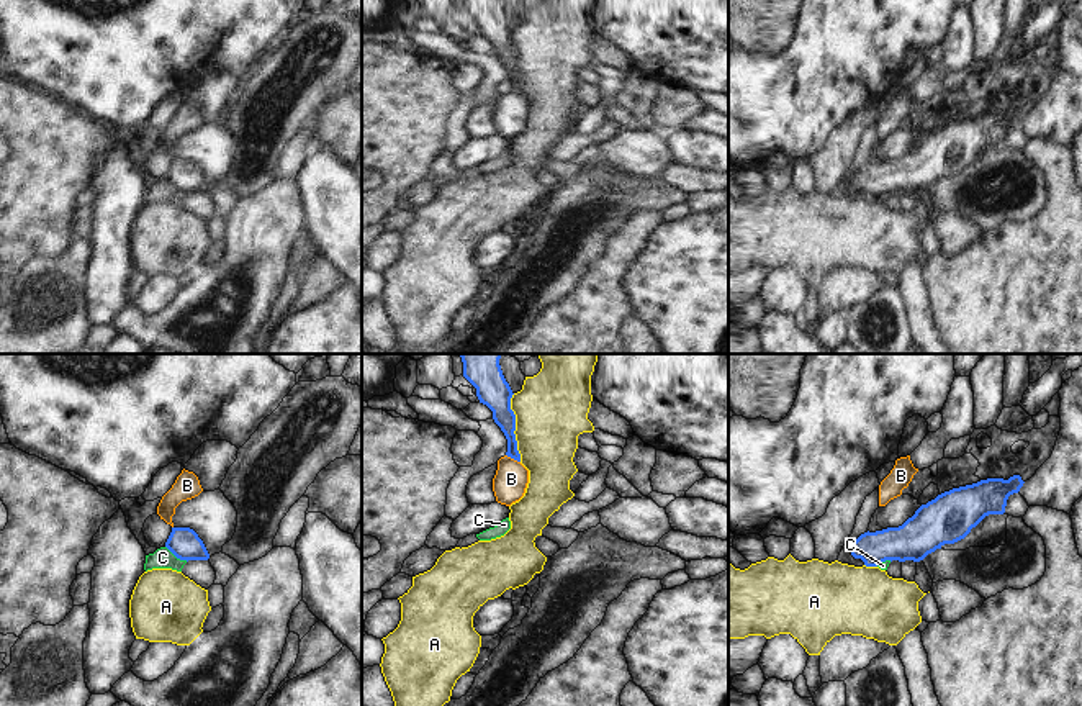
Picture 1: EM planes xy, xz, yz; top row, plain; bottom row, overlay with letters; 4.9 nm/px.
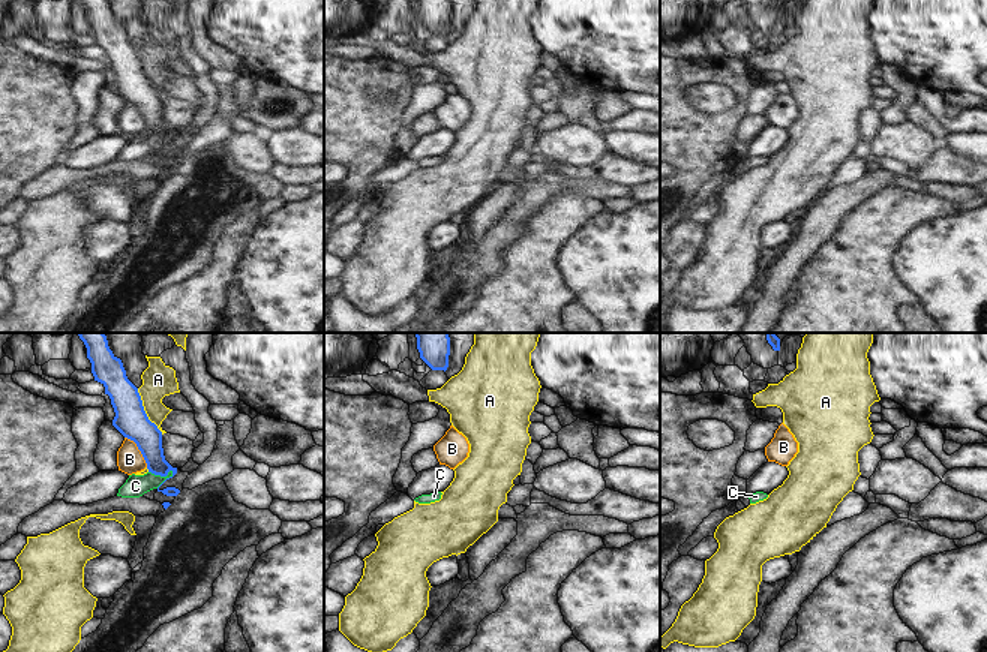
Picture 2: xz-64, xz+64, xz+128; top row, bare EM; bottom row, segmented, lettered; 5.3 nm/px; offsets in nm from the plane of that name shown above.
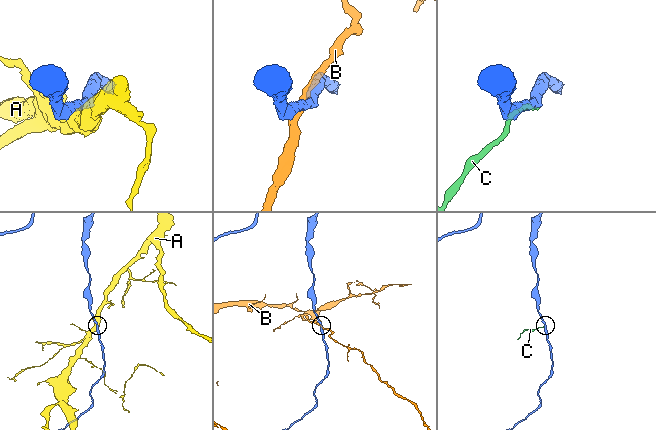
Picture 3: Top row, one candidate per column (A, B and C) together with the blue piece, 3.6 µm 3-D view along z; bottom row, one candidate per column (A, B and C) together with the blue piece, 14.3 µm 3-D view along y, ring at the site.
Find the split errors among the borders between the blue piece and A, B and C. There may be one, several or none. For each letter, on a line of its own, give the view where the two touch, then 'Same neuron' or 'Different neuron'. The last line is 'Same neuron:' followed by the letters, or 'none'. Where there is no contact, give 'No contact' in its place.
A: Touches blue in xz. Different neuron
B: Touches blue in xz. Different neuron
C: Touches blue in xy. Different neuron
Same neuron: none

